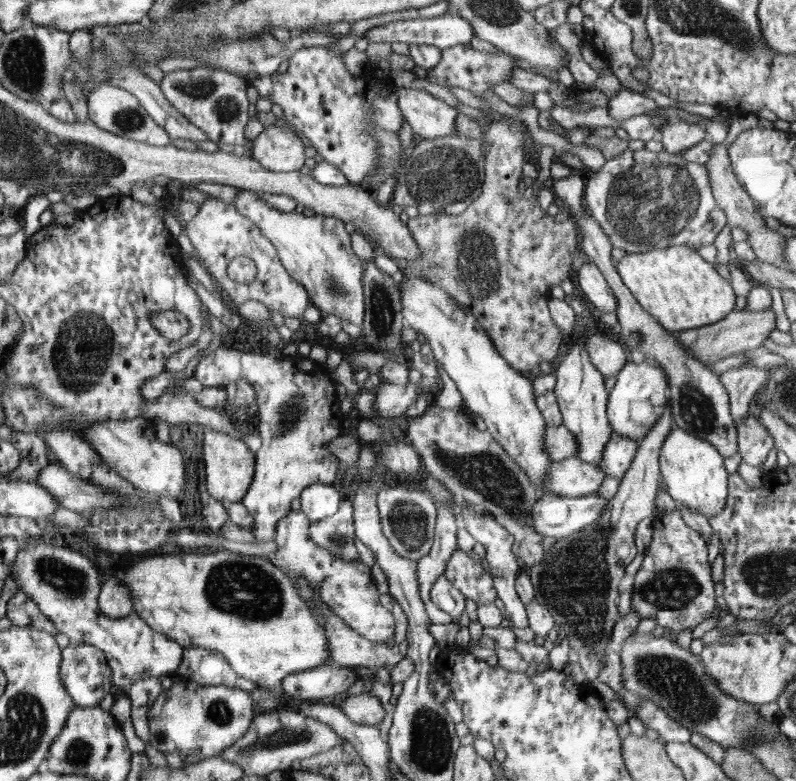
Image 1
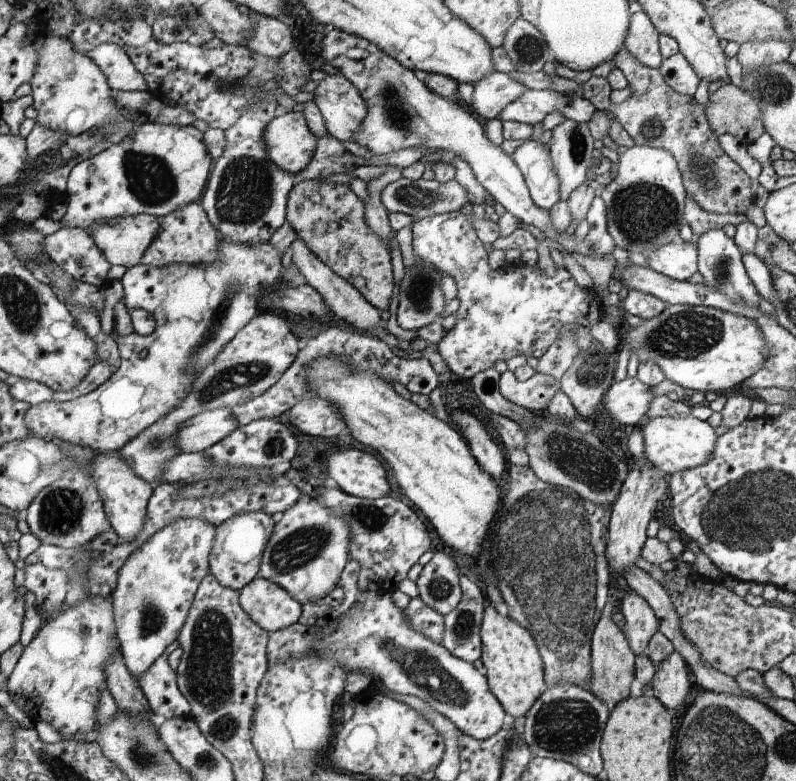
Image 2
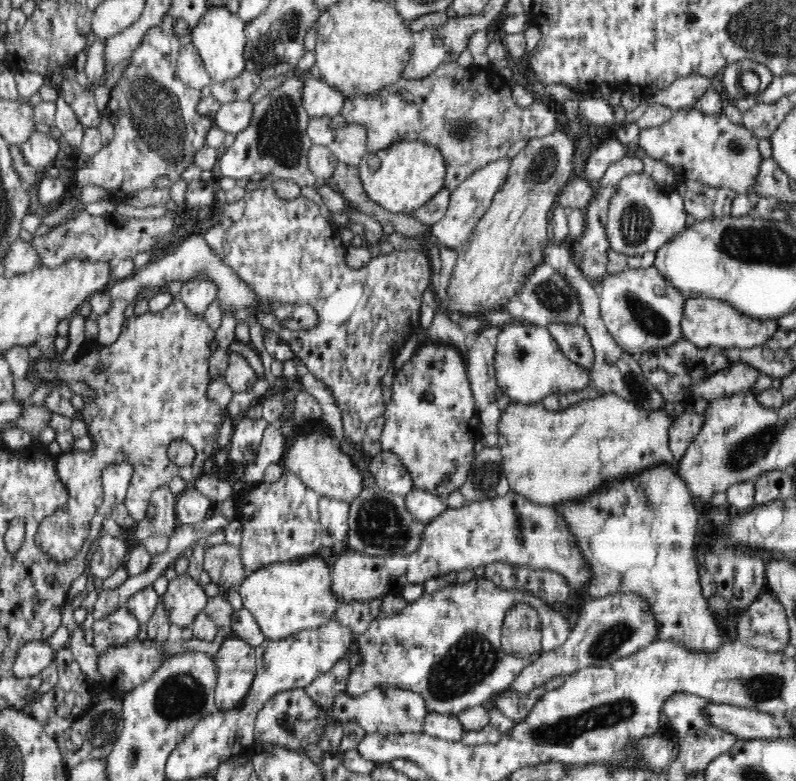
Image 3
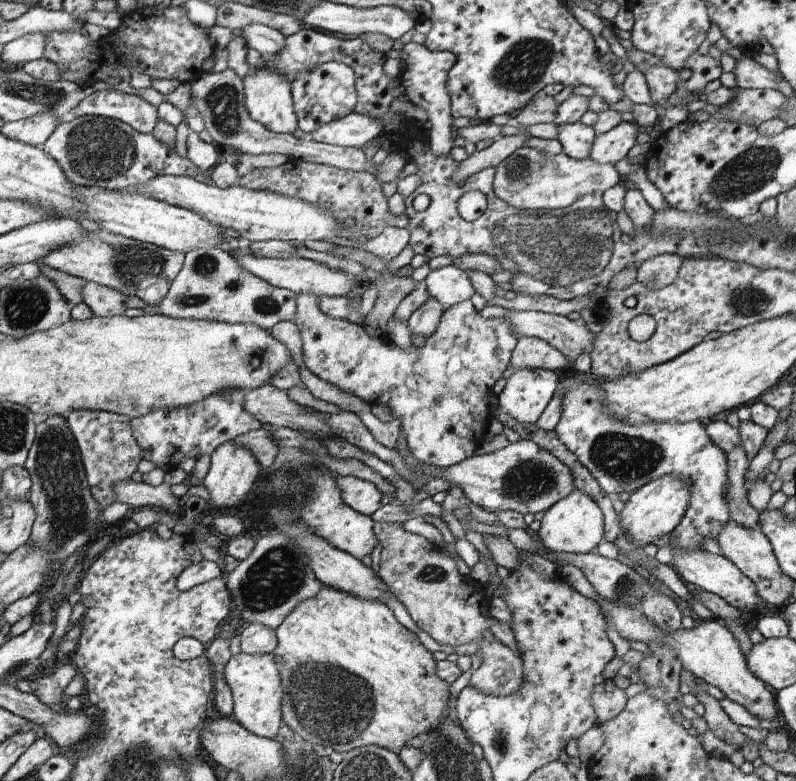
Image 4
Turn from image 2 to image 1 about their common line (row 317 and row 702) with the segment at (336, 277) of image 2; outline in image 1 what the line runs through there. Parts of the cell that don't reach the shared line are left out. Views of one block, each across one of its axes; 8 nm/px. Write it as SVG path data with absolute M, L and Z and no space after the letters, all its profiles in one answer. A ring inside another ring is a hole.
M362 693L358 696L349 695L338 702L345 716L354 723L361 725L376 725L383 721L385 709L377 697Z

